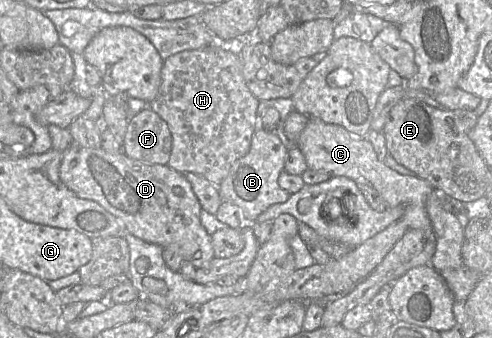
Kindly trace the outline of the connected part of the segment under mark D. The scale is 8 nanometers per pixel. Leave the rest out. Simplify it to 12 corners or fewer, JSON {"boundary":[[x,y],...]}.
{"boundary":[[72,141],[59,177],[125,233],[214,258],[183,173]]}

